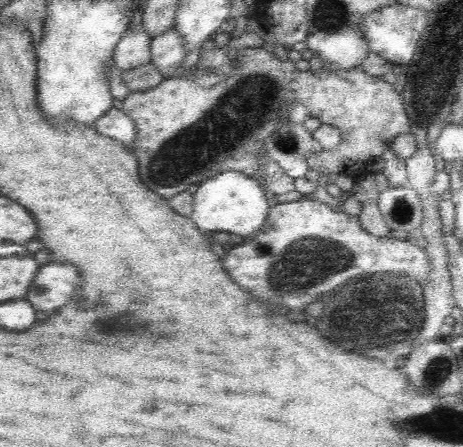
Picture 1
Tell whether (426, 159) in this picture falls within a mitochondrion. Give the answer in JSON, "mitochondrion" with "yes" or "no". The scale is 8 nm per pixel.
{"mitochondrion":"no"}

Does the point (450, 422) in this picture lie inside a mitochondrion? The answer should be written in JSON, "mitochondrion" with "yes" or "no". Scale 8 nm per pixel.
{"mitochondrion":"yes"}

